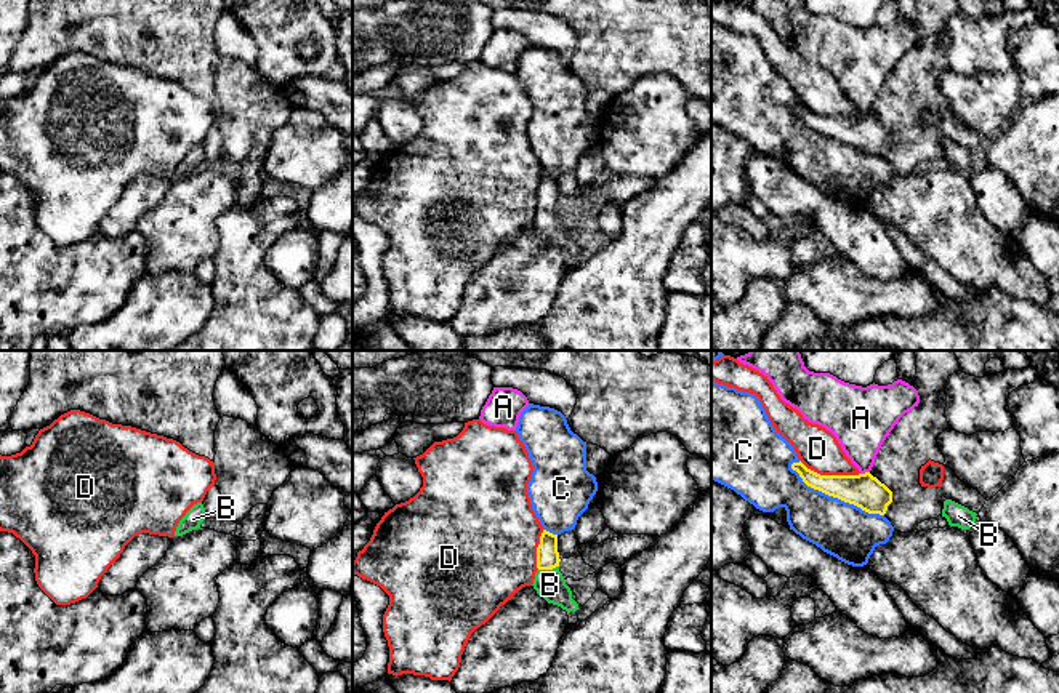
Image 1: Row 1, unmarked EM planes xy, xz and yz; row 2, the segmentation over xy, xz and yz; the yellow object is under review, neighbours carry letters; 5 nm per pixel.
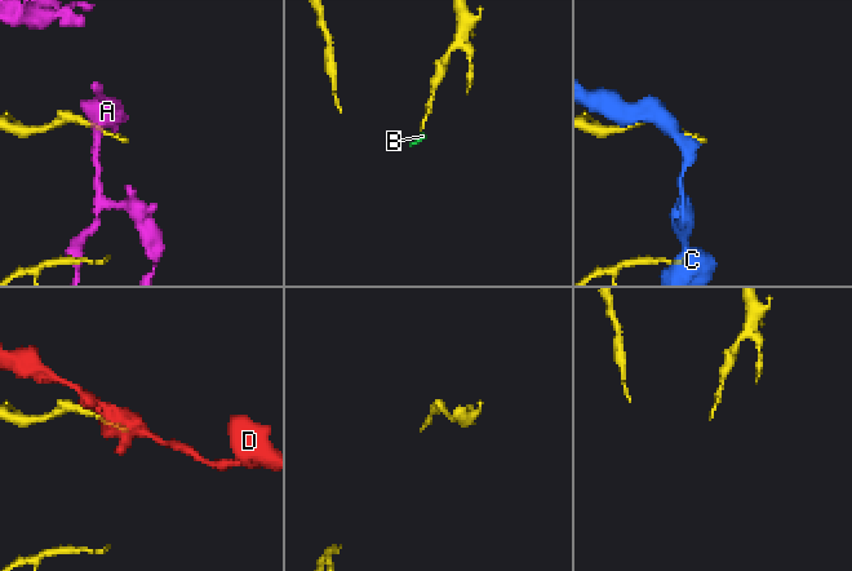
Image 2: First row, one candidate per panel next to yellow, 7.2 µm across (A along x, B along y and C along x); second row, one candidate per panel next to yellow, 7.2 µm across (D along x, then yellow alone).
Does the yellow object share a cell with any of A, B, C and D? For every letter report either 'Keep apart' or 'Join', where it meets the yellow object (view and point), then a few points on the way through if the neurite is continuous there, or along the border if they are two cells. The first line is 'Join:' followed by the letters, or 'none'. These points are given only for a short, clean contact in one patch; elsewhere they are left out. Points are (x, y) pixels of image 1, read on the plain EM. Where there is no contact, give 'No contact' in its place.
Join: B
A: Keep apart. Touches yellow at yz (865, 114)
B: Join. Touches yellow at xz (548, 210). Path across: xz (547, 194), (548, 210), (550, 226)
C: Keep apart. Touches yellow at yz (835, 138)
D: Keep apart. Touches yellow at yz (830, 117)

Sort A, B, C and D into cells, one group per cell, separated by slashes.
A / B / C / D

